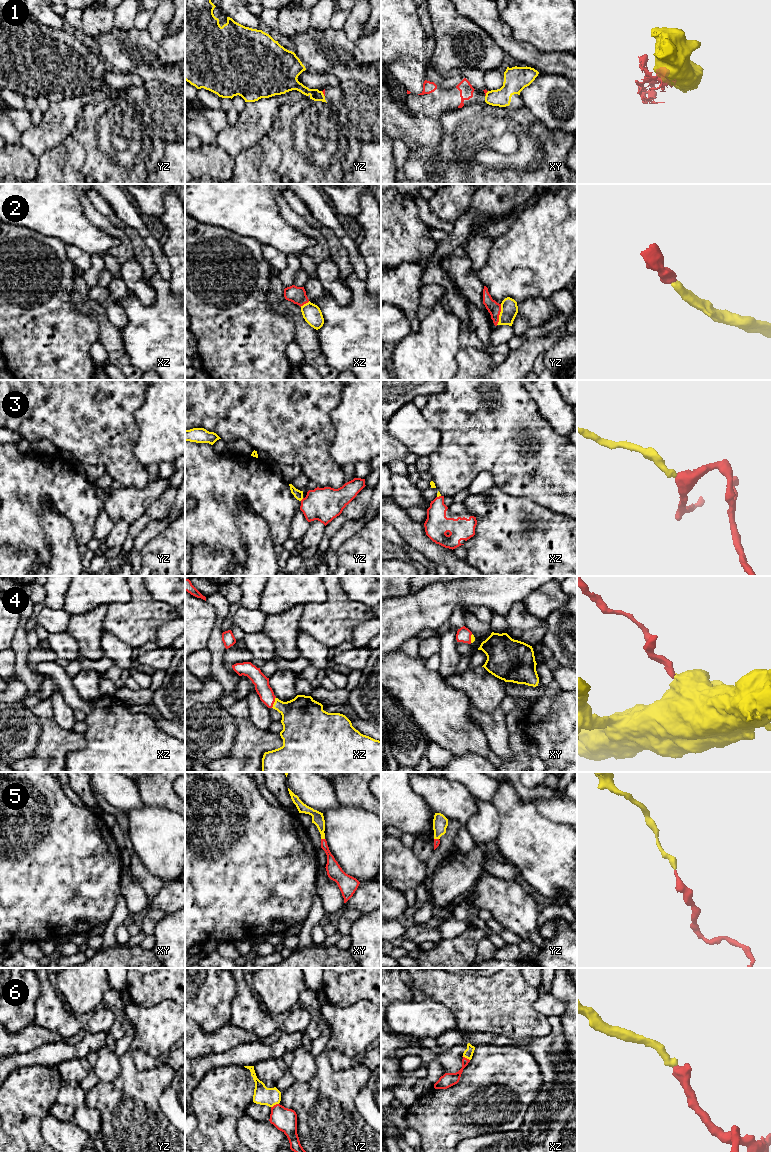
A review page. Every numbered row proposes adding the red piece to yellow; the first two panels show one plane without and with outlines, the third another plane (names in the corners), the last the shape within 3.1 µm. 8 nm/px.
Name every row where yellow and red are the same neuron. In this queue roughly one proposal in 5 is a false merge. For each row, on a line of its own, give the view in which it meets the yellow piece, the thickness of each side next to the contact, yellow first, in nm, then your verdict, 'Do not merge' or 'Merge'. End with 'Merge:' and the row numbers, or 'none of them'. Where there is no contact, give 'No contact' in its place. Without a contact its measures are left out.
1: Touches yellow in yz. Thickness 90 nm (yellow) against 20 nm. Do not merge
2: Touches yellow in yz. Thickness 140 nm (yellow) against 110 nm. Merge
3: Touches yellow in yz. Thickness 70 nm (yellow) against 280 nm. Merge
4: Touches yellow in xz. Thickness 320 nm (yellow) against 120 nm. Merge
5: Touches yellow in xy. Thickness 100 nm (yellow) against 110 nm. Merge
6: Touches yellow in yz. Thickness 140 nm (yellow) against 190 nm. Merge
Merge: 2, 3, 4, 5, 6

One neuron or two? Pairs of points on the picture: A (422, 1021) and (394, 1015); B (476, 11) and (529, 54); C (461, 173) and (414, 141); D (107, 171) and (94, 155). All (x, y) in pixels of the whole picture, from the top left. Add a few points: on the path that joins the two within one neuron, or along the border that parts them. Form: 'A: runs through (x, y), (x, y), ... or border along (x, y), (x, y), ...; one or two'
A: runs through (415, 1018), (401, 1017); one
B: runs through (489, 23), (516, 50); one
C: border along (443, 134), (435, 146), (421, 147), (409, 153); two
D: runs through (103, 167), (95, 159); one

